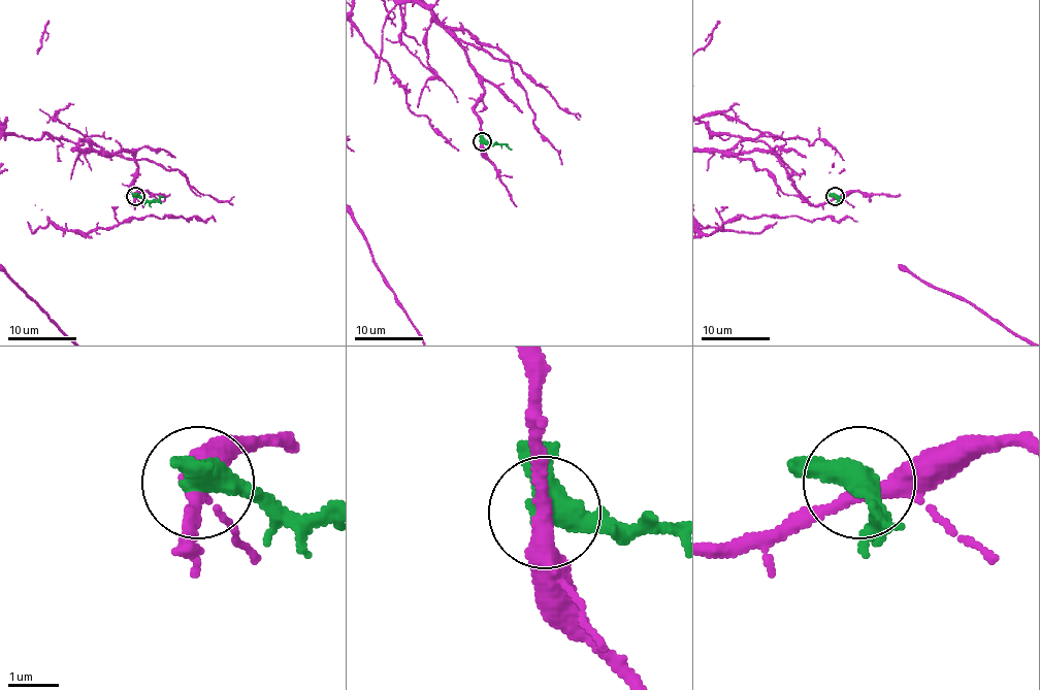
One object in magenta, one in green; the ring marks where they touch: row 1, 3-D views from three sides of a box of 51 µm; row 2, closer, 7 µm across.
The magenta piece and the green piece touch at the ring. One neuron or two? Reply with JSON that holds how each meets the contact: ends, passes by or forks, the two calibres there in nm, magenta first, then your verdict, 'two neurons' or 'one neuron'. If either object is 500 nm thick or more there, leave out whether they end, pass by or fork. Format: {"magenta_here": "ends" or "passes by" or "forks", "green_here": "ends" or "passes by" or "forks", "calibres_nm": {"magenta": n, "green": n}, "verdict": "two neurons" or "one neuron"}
{"magenta_here": "passes by", "green_here": "passes by", "calibres_nm": {"magenta": 320, "green": 440}, "verdict": "two neurons"}

